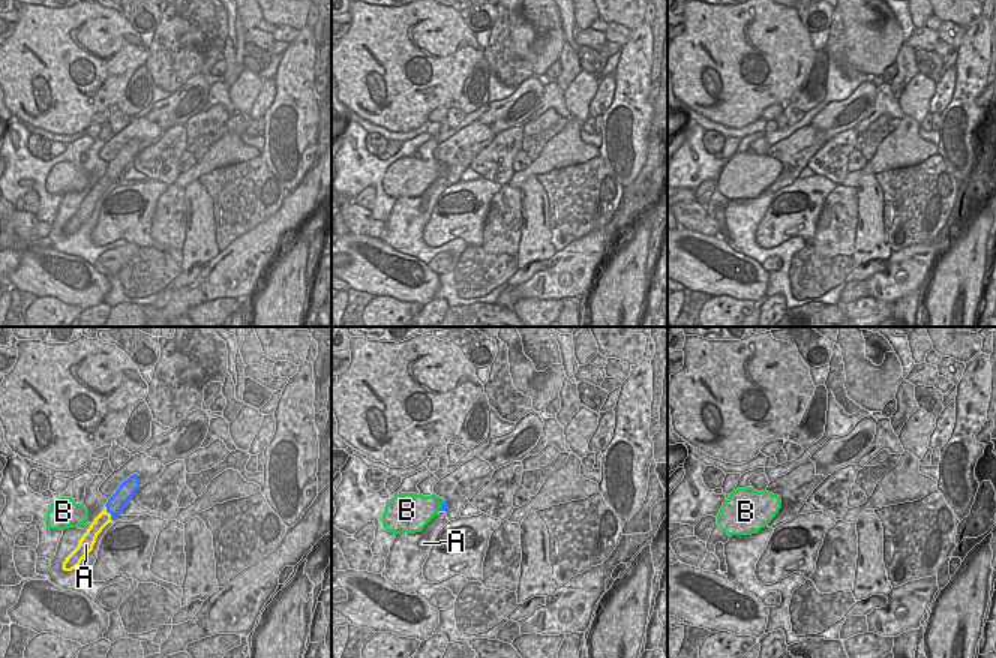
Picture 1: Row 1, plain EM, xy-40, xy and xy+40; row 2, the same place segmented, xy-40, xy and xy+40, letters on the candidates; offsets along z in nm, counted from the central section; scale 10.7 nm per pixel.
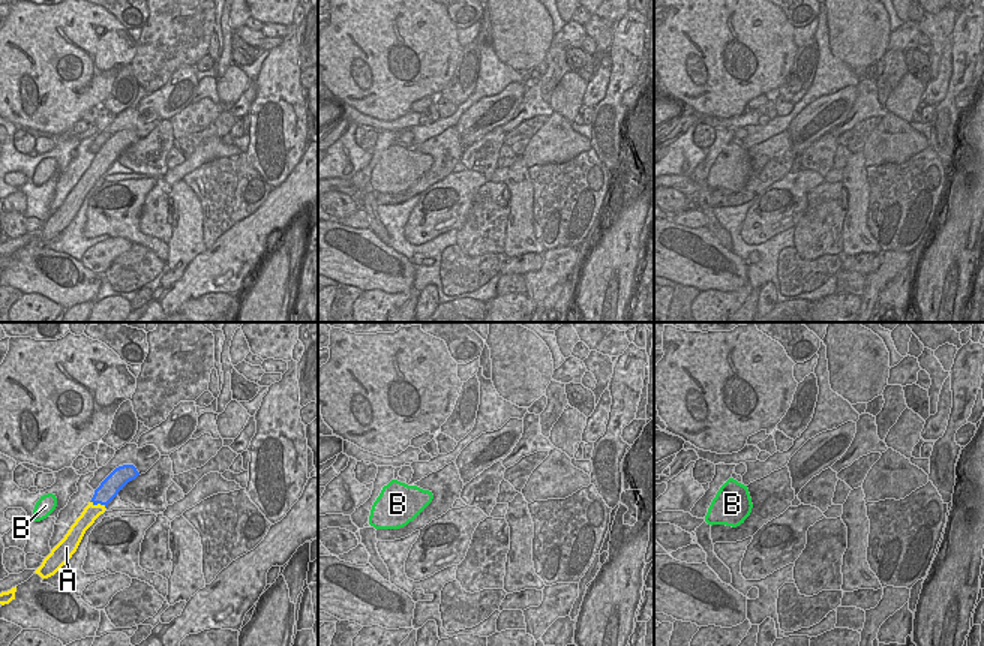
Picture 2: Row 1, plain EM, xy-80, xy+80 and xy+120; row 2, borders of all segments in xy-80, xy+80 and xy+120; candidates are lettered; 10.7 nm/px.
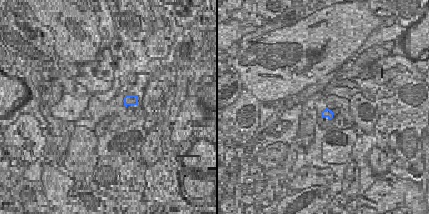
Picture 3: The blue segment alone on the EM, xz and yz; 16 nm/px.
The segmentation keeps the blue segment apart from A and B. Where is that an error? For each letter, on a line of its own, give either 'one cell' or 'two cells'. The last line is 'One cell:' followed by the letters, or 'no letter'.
A: one cell
B: two cells
One cell: A

